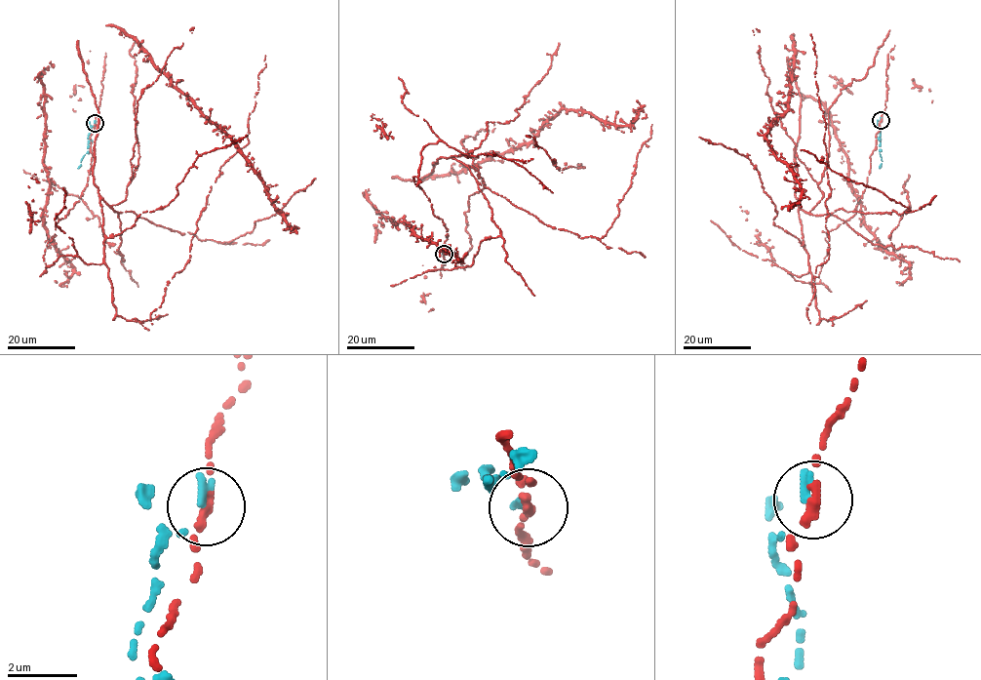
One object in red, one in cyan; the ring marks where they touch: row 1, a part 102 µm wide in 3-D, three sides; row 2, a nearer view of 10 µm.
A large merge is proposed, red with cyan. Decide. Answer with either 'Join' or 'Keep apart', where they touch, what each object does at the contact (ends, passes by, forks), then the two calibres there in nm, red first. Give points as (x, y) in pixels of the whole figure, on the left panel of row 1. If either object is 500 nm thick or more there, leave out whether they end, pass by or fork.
Keep apart. Place: (95, 123). At the ring red ends. At the ring cyan ends. Thickness 320 nm (red) against 240 nm

